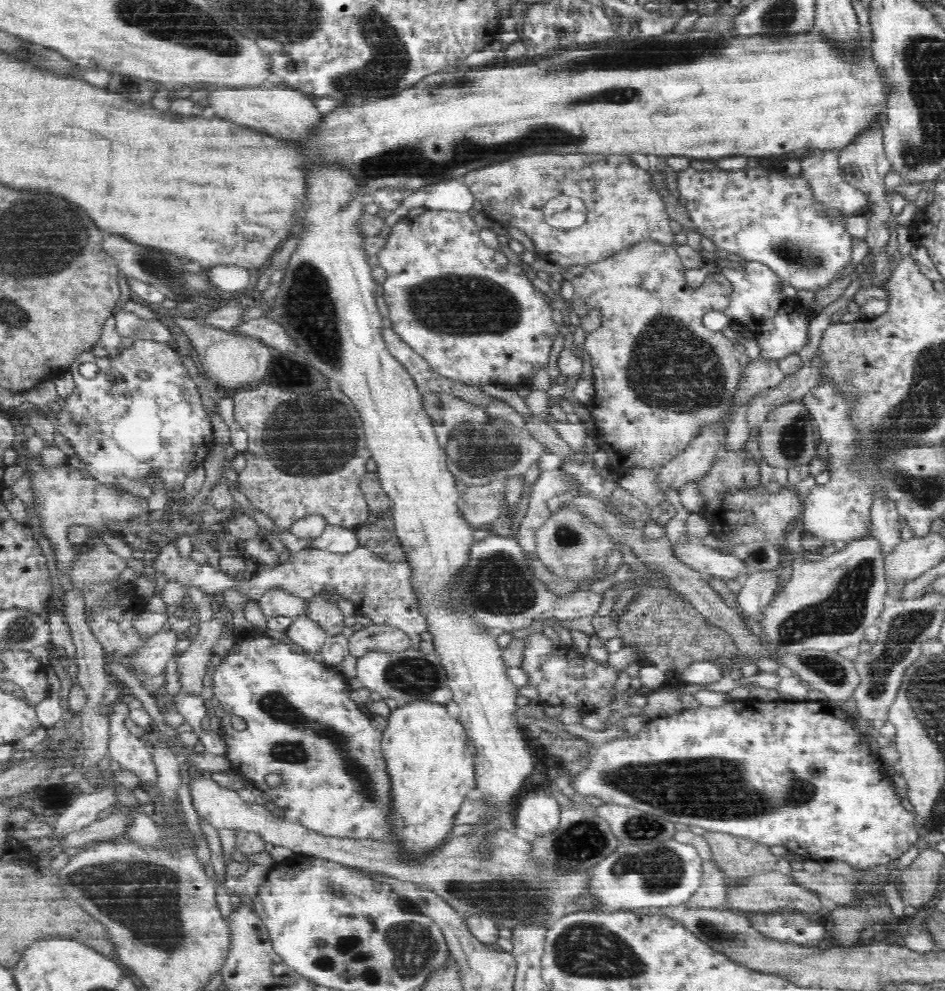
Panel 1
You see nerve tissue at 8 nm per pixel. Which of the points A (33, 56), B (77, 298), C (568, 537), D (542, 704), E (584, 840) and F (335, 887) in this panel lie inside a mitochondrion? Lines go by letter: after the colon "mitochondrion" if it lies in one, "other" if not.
A: mitochondrion
B: other
C: mitochondrion
D: other
E: mitochondrion
F: mitochondrion

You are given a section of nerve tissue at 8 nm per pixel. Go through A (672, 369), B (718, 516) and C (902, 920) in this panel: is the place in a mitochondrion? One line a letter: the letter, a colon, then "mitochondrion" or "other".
A: mitochondrion
B: other
C: other

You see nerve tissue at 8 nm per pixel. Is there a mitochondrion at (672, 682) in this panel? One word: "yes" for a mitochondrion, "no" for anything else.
no

